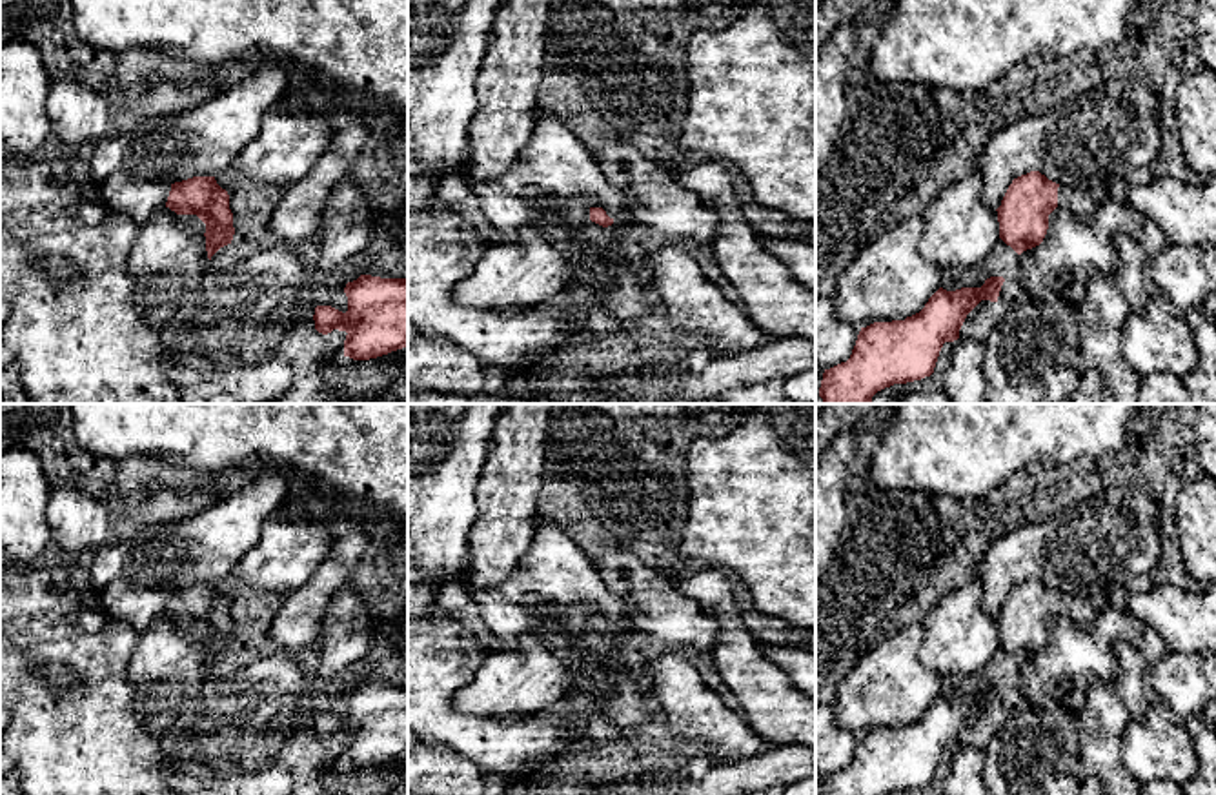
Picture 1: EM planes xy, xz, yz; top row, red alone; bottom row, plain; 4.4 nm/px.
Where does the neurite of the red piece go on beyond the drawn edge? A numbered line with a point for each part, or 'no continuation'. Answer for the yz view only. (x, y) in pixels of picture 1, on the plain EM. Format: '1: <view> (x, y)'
1: yz (1084, 610)

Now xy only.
1: xy (126, 601)

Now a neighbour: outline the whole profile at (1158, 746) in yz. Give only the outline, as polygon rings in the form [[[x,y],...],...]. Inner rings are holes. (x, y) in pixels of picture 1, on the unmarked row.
[[[1158,702],[1145,719],[1127,724],[1120,759],[1140,784],[1170,779],[1183,786],[1198,771],[1198,755],[1187,724],[1180,724]]]

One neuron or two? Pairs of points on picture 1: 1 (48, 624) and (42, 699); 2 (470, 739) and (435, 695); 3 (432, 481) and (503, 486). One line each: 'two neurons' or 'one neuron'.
1: two neurons
2: one neuron
3: two neurons

